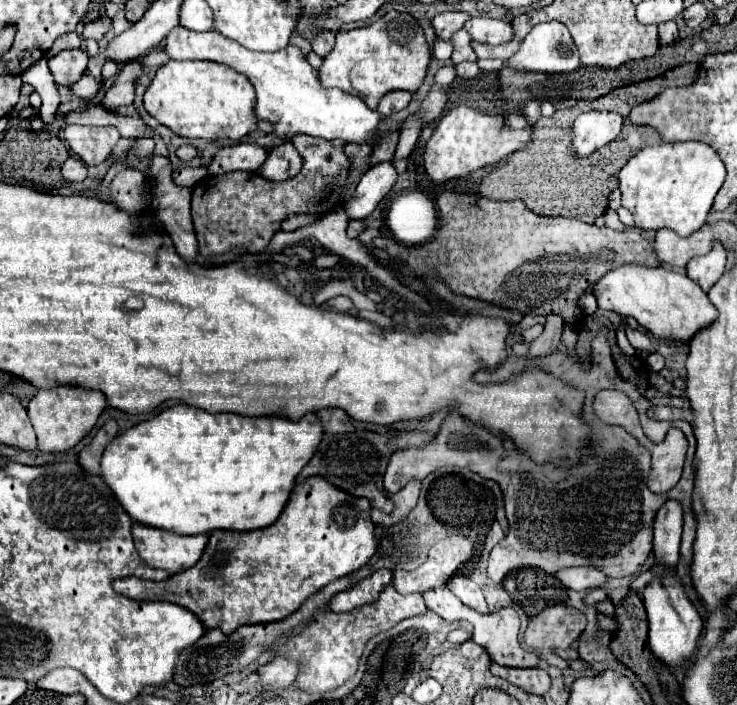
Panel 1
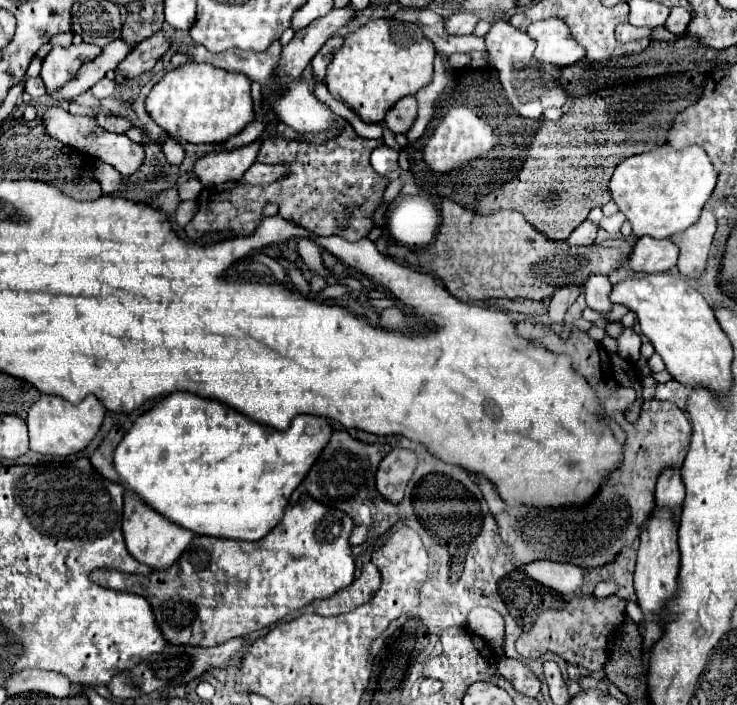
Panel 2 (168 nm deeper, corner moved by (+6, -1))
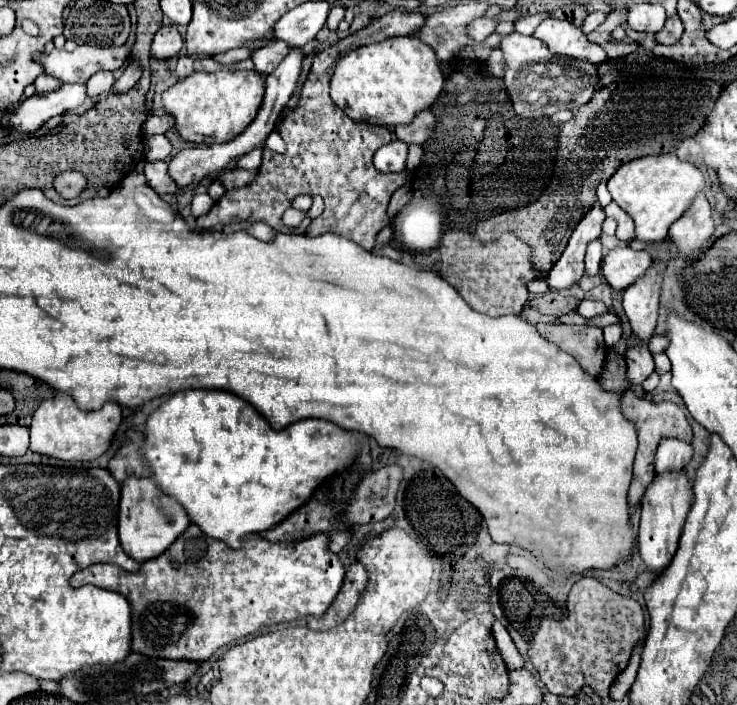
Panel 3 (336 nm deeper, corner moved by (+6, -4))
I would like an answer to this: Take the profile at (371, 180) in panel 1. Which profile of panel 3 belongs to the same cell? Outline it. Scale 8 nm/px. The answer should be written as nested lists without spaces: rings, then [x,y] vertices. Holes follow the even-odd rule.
[[[392,141],[374,153],[374,167],[382,173],[398,173],[406,167],[406,155],[408,145],[402,141]]]

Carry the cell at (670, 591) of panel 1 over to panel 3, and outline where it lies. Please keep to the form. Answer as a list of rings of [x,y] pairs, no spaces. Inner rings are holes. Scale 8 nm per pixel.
[[[668,471],[654,477],[642,497],[642,517],[640,517],[640,533],[638,533],[638,553],[648,569],[664,571],[676,549],[678,539],[682,535],[682,527],[686,515],[692,505],[692,481],[688,479],[686,471]]]

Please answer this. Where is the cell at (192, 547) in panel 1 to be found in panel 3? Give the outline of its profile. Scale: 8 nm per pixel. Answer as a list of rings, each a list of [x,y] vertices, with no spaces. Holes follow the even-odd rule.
[[[128,477],[122,483],[120,493],[120,511],[118,511],[118,537],[122,549],[136,561],[144,563],[152,557],[158,557],[168,549],[172,539],[178,539],[184,529],[188,529],[190,519],[188,513],[180,507],[180,503],[166,495],[156,481],[148,477]]]

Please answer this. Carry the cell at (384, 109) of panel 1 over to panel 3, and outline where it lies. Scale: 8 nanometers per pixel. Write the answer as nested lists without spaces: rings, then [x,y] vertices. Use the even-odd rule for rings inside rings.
[[[424,111],[418,113],[416,119],[410,125],[398,125],[394,129],[396,139],[404,141],[404,143],[416,143],[416,145],[424,145],[428,141],[428,137],[432,135],[436,125],[436,117],[432,115],[432,111]]]

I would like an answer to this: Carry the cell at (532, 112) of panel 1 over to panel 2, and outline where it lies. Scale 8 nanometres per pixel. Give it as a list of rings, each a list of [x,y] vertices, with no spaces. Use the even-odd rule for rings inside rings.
[[[498,20],[492,24],[488,34],[484,36],[484,42],[486,42],[488,54],[492,56],[492,66],[500,72],[500,82],[508,94],[508,100],[512,102],[512,106],[516,108],[520,116],[538,120],[546,108],[550,106],[560,108],[562,104],[568,102],[568,96],[560,90],[556,82],[558,66],[534,60],[532,54],[534,54],[536,42],[532,42],[532,38],[528,38],[526,32],[516,30],[510,22]]]

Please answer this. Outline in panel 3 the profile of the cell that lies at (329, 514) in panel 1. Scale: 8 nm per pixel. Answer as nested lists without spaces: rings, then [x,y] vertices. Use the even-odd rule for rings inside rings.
[[[194,523],[166,549],[166,553],[144,561],[136,573],[128,573],[118,565],[96,563],[72,575],[70,587],[96,585],[124,595],[132,607],[132,651],[146,657],[162,657],[172,661],[206,661],[214,651],[256,633],[258,629],[294,621],[302,617],[322,617],[334,601],[344,581],[346,569],[340,559],[328,549],[328,537],[316,535],[298,543],[272,545],[258,535],[248,535],[240,549],[228,549],[202,533]]]

